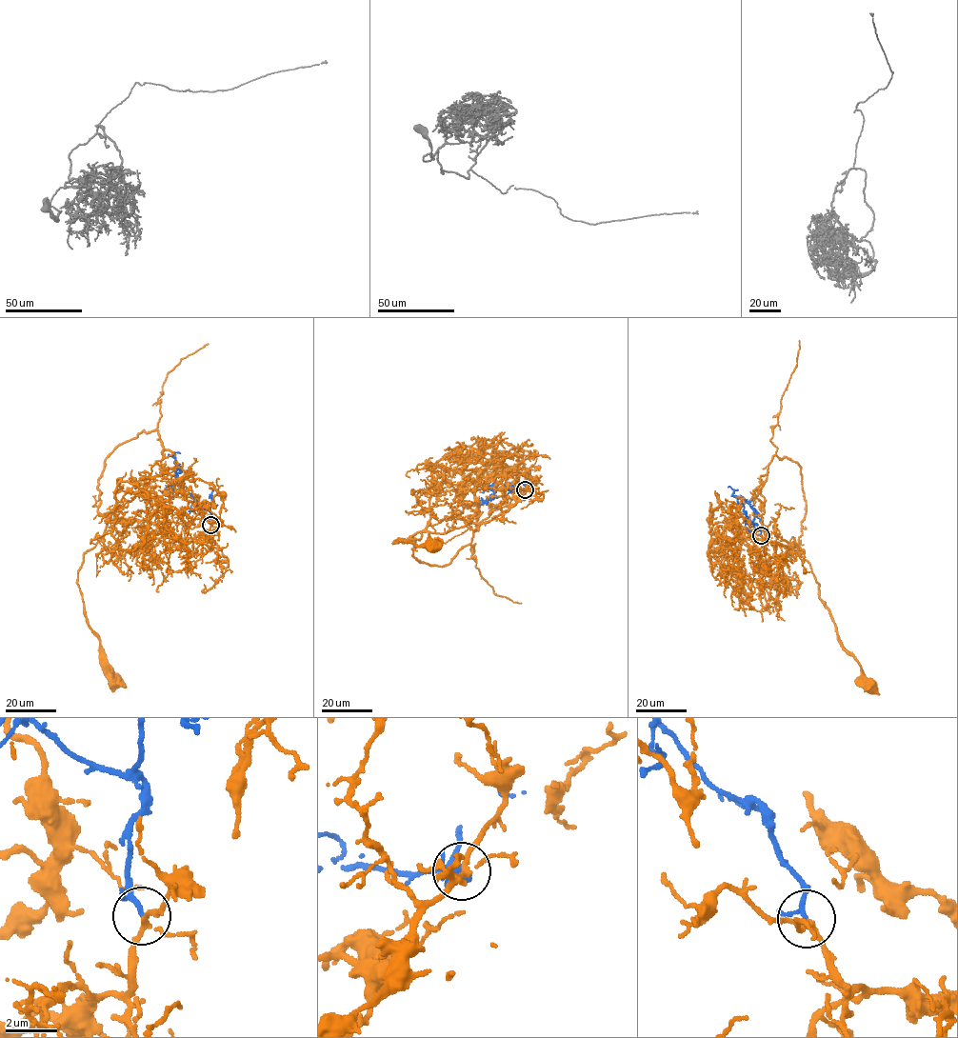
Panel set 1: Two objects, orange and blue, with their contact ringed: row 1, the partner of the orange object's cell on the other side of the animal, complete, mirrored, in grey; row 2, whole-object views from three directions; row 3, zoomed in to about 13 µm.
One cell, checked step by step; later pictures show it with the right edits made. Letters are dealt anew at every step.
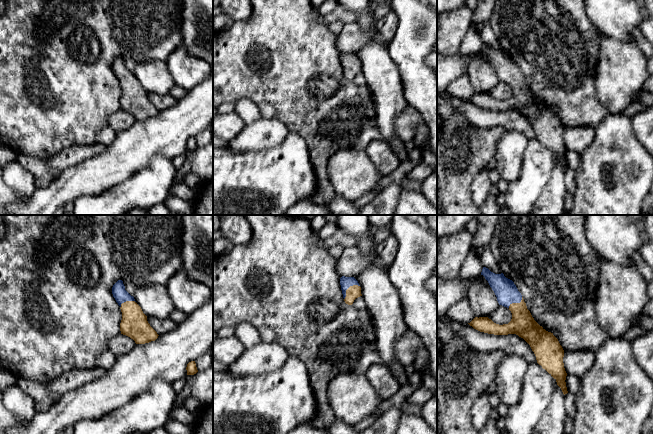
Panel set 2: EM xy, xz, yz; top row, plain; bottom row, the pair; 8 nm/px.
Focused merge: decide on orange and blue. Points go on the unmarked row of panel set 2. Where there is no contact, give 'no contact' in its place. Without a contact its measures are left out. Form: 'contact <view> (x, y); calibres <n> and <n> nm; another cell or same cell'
contact xz (348, 64); calibres 110 and 90 nm; same cell

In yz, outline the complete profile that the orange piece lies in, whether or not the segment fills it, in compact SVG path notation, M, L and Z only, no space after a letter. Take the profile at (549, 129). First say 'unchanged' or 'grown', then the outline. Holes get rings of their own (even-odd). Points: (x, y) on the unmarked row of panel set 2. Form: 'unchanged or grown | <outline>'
grown | M483 43L481 51L488 57L499 81L511 87L512 95L508 100L499 101L488 93L475 93L468 100L480 108L494 111L516 110L523 114L534 128L537 139L556 156L563 170L567 170L564 126L558 115L534 96L512 56L503 49L495 50L486 43Z

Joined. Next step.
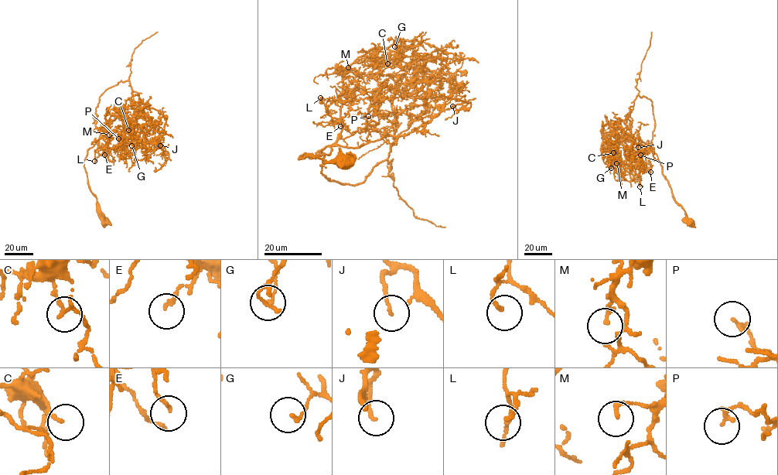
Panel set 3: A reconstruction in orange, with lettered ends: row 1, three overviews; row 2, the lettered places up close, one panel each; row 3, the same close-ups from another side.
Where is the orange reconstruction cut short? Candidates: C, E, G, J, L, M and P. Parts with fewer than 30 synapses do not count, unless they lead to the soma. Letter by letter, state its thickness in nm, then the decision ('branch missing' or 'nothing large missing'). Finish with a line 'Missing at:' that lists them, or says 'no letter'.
C: 90 nm | nothing large missing
E: 150 nm | nothing large missing
G: 140 nm | nothing large missing
J: 130 nm | nothing large missing
L: 140 nm | nothing large missing
M: 170 nm | nothing large missing
P: 190 nm | nothing large missing
Missing at: no letter

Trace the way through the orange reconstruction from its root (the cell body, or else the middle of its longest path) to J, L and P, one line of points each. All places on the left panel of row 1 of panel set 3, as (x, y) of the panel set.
J: (106, 221), (84, 166), (87, 150), (98, 140), (100, 131), (124, 131), (142, 141), (158, 141), (160, 145)
L: (106, 221), (88, 184), (84, 162), (107, 121), (94, 161)
P: (106, 221), (88, 184), (84, 159), (87, 150), (98, 140), (100, 131), (118, 131), (124, 137), (118, 138)

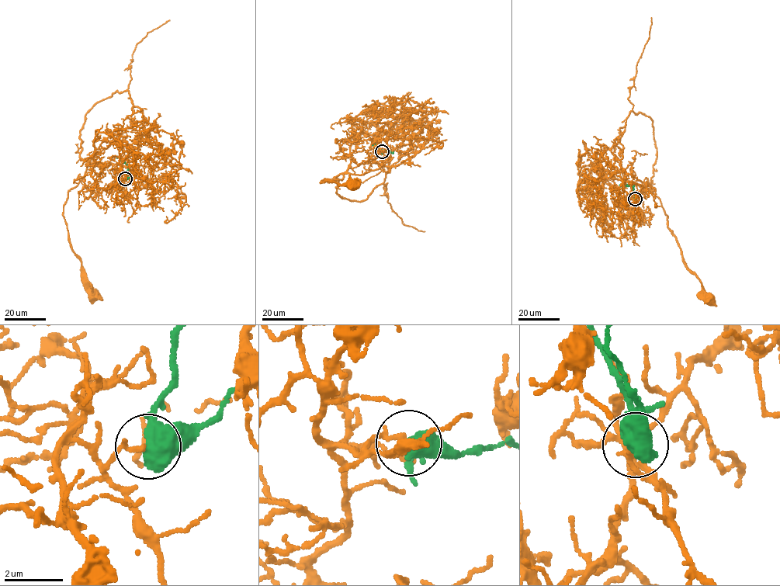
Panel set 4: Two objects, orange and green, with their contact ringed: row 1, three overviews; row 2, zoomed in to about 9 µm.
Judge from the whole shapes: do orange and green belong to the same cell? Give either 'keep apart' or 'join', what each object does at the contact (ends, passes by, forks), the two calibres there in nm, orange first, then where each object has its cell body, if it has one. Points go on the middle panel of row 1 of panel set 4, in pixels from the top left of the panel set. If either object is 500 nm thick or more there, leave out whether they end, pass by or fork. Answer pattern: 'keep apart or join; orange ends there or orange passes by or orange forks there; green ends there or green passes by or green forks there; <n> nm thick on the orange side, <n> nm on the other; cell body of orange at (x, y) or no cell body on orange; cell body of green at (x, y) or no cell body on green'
keep apart; 160 nm thick on the orange side, 600 nm on the other; cell body of orange at (352, 185); no cell body on green

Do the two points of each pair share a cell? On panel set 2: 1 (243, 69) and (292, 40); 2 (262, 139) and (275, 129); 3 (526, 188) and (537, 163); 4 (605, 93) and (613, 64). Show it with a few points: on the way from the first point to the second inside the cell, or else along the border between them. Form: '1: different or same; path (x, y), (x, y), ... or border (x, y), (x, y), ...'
1: same; path (255, 66), (263, 59), (274, 58), (280, 52)
2: same; path (264, 136), (268, 132), (272, 132)
3: same; path (531, 182), (536, 169)
4: same; path (612, 86), (613, 71)

